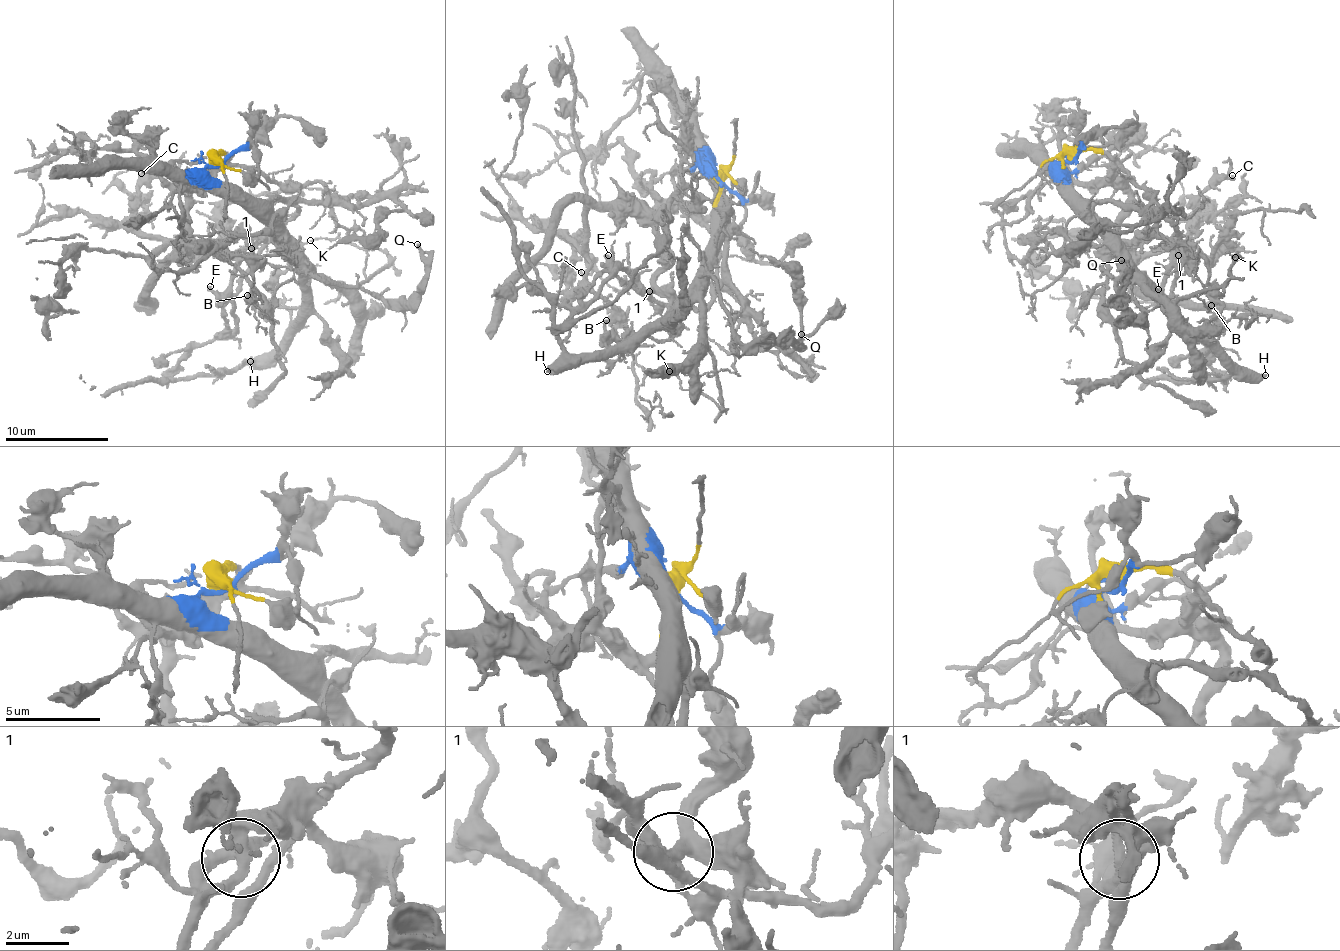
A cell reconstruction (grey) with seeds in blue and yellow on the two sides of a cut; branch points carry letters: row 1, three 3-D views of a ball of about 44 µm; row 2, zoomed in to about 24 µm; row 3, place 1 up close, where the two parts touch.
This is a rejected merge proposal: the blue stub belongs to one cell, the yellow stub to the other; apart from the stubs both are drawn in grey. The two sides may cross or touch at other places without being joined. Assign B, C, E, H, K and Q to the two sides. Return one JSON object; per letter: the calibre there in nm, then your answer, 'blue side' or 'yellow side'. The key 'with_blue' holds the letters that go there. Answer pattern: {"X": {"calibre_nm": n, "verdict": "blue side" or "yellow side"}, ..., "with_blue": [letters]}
{"B": {"calibre_nm": 170, "verdict": "yellow side"}, "C": {"calibre_nm": 190, "verdict": "yellow side"}, "E": {"calibre_nm": 240, "verdict": "yellow side"}, "H": {"calibre_nm": 420, "verdict": "blue side"}, "K": {"calibre_nm": 120, "verdict": "blue side"}, "Q": {"calibre_nm": 180, "verdict": "blue side"}, "with_blue": ["H", "K", "Q"]}

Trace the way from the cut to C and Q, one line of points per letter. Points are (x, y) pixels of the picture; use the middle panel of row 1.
C: (718, 178), (707, 216), (591, 205), (583, 249), (571, 239), (592, 272), (582, 271)
Q: (718, 178), (709, 166), (718, 202), (703, 263), (720, 305), (743, 344), (789, 344), (798, 342), (801, 334)

